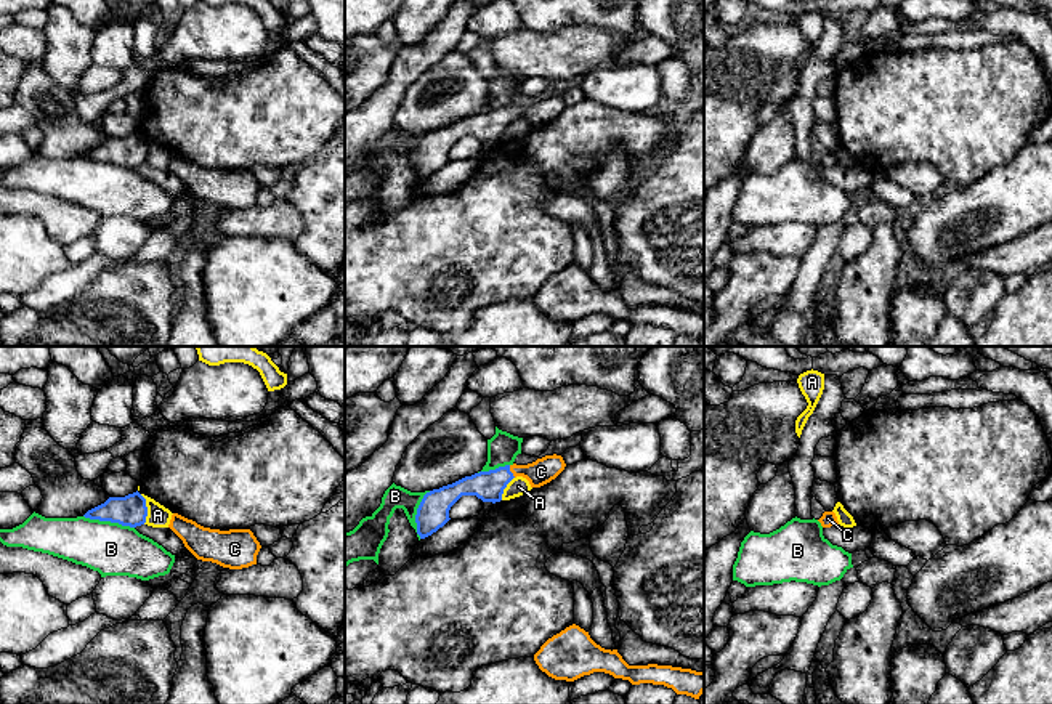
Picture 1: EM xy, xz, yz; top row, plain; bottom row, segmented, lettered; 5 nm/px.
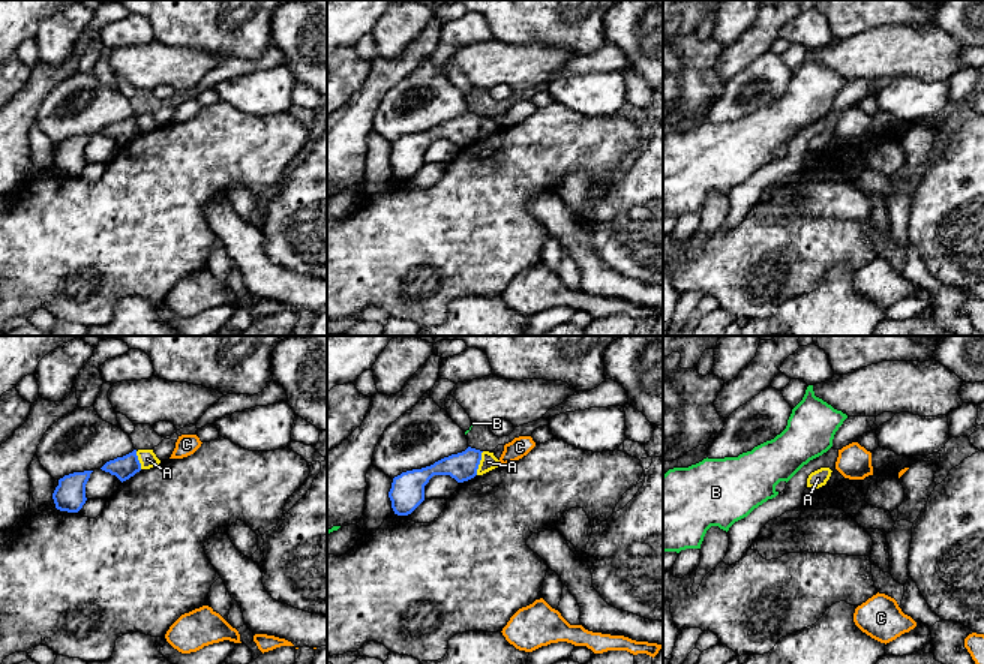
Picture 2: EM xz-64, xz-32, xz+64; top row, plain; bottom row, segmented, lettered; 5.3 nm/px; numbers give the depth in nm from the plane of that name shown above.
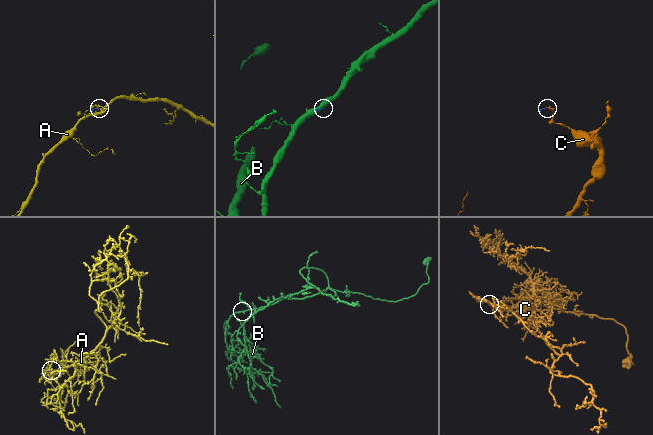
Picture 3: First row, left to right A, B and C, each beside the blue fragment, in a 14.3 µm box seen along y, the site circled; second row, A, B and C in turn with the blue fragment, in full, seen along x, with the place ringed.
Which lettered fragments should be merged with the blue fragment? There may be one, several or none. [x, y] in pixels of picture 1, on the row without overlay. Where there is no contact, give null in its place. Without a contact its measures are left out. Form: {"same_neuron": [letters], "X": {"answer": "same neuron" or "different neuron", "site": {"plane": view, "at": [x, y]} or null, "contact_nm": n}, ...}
{"same_neuron": ["C"], "A": {"answer": "different neuron", "site": {"plane": "xy", "at": [146, 149]}, "contact_nm": 150}, "B": {"answer": "different neuron", "site": {"plane": "xy", "at": [109, 161]}, "contact_nm": 260}, "C": {"answer": "same neuron", "site": {"plane": "xz", "at": [510, 113]}, "contact_nm": 70}}

